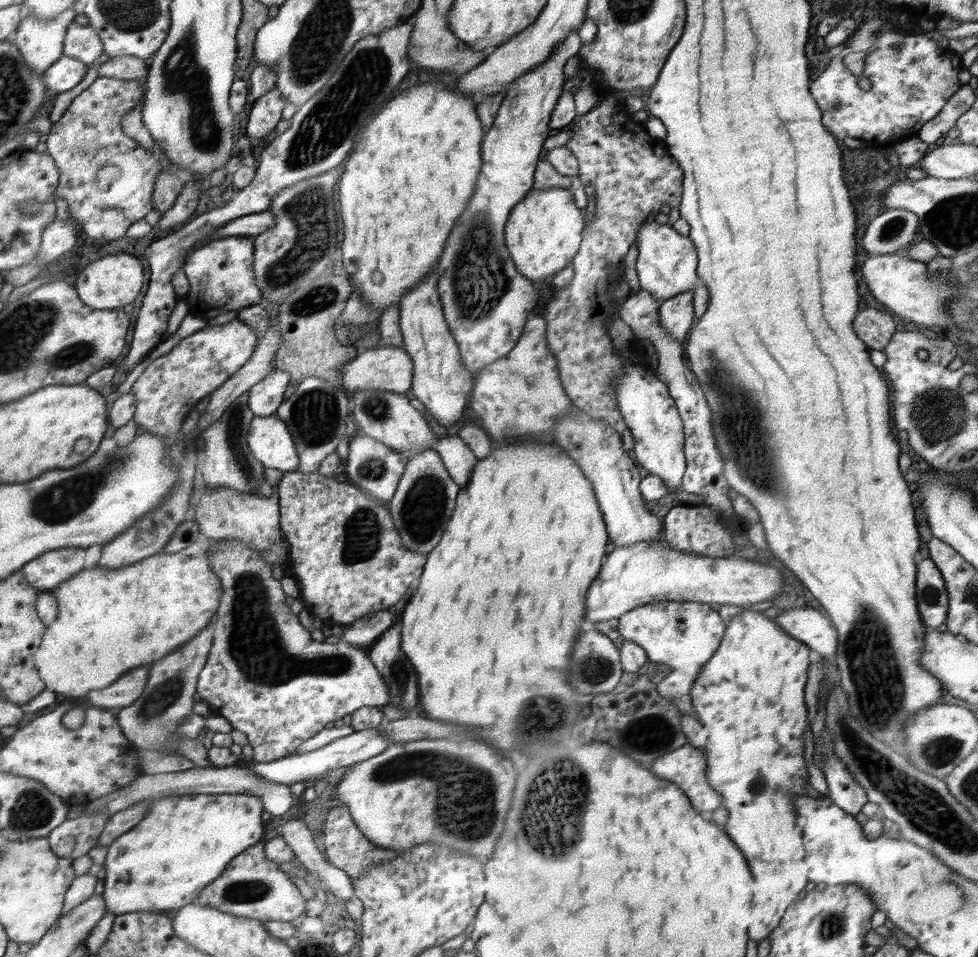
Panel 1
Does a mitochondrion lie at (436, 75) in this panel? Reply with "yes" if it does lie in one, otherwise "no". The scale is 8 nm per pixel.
no

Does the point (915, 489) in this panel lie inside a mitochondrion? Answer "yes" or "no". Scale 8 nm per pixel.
no

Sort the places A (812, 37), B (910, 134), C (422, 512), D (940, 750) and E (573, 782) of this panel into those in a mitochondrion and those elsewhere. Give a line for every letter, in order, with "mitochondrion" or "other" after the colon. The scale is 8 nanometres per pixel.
A: other
B: other
C: mitochondrion
D: mitochondrion
E: mitochondrion

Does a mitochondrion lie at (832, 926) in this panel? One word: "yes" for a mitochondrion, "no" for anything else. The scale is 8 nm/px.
yes

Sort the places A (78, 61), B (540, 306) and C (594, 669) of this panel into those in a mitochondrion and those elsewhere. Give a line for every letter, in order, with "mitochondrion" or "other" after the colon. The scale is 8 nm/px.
A: other
B: other
C: mitochondrion

